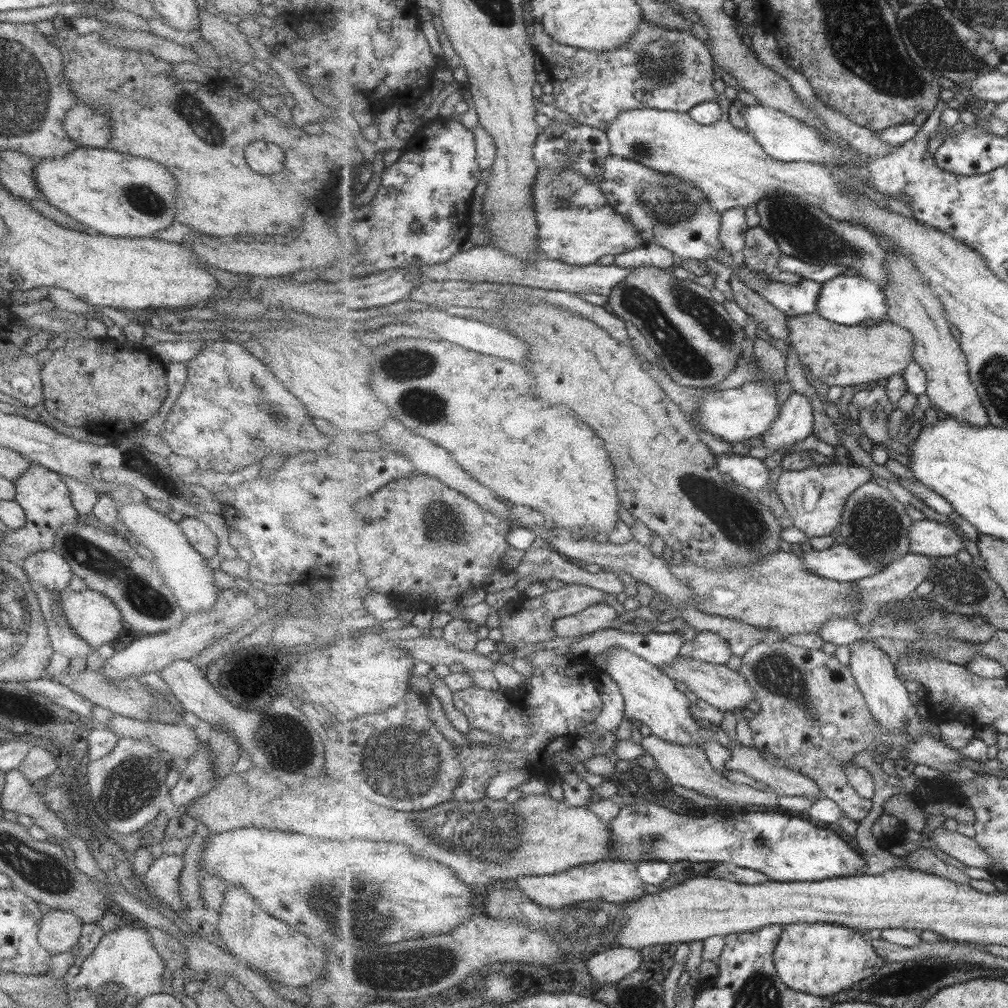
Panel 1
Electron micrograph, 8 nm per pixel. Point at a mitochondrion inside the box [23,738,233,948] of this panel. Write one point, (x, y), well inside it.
(133, 783)

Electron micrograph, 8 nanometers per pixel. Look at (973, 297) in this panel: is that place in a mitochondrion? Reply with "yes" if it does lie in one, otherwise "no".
no

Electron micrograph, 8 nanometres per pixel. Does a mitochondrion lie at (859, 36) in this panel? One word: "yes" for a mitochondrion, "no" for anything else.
yes

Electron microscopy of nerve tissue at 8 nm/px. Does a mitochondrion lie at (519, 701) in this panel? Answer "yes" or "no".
no

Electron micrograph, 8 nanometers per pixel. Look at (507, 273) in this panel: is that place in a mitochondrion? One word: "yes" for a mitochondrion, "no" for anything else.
no

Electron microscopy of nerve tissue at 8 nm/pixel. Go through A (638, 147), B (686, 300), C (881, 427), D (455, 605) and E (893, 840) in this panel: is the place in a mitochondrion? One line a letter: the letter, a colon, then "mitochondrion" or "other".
A: mitochondrion
B: mitochondrion
C: other
D: other
E: other

